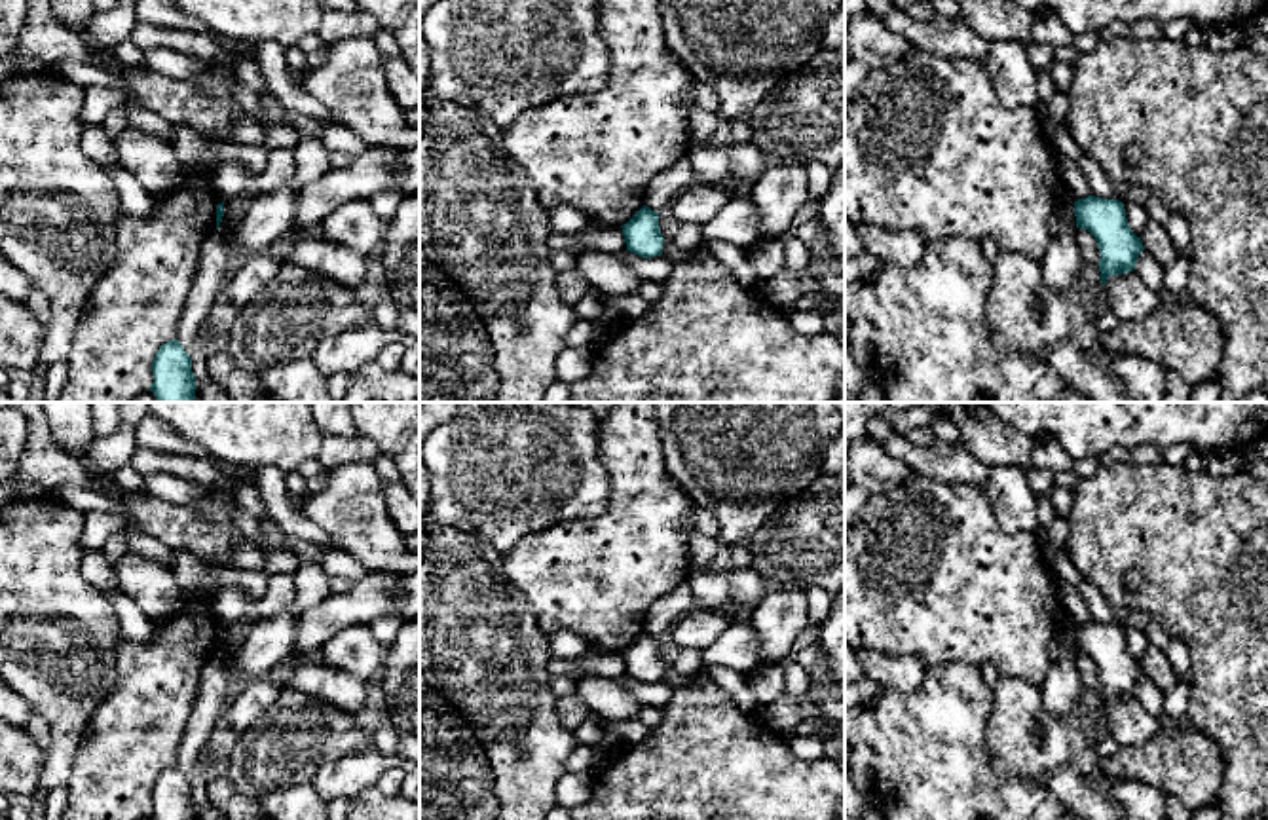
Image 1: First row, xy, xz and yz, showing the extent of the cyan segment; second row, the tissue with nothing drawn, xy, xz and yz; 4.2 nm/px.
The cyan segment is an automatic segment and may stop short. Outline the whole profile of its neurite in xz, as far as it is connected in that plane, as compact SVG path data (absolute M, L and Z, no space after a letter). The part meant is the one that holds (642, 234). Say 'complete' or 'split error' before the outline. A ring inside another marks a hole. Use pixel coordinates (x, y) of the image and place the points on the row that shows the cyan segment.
complete; M642 207L623 228L626 251L653 258L662 254L664 237L659 226L659 214L649 207Z

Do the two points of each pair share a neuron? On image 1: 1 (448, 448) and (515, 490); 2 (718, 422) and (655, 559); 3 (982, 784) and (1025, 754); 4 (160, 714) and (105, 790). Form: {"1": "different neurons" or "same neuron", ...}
{"1": "same neuron", "2": "different neurons", "3": "different neurons", "4": "same neuron"}

